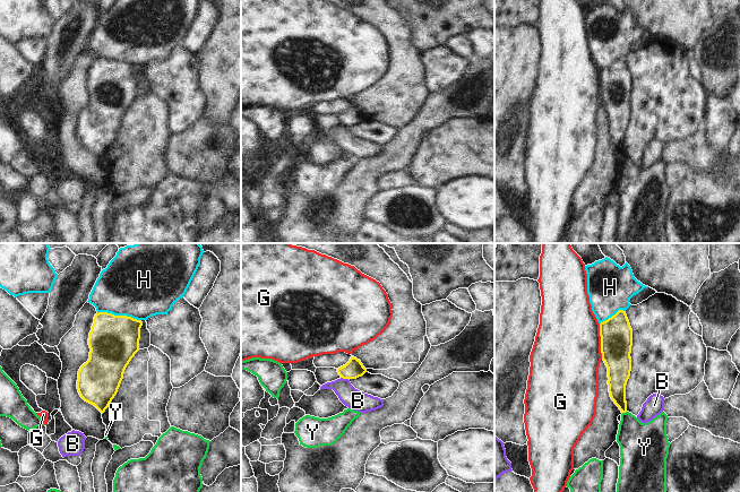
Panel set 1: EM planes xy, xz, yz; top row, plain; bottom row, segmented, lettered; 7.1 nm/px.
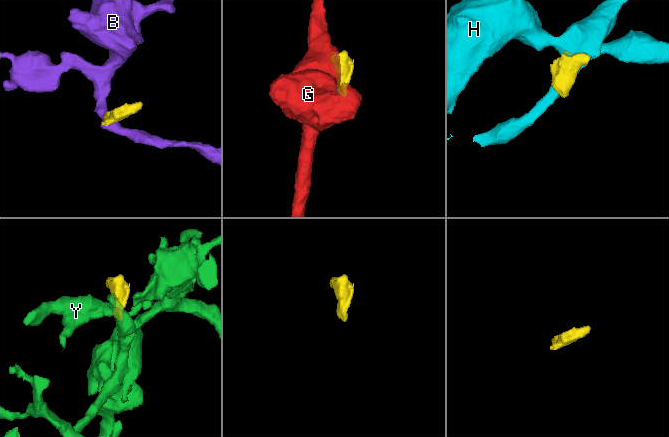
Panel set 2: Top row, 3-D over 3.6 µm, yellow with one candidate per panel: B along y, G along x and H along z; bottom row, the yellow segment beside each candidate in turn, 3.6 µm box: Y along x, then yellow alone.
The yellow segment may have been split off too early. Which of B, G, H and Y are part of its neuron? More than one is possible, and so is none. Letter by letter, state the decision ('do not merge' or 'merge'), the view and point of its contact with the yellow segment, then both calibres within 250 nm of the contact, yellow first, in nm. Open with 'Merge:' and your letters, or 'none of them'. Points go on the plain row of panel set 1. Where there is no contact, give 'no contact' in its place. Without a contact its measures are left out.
Merge: none of them
B: do not merge | xz (345, 124) | 140/140 nm
G: do not merge | yz (601, 88) | 220/480 nm
H: do not merge | xy (119, 62) | 360/460 nm
Y: do not merge | yz (624, 158) | 140/280 nm

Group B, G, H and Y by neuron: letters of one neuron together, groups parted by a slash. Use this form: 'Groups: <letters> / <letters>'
Groups: B / G / H / Y

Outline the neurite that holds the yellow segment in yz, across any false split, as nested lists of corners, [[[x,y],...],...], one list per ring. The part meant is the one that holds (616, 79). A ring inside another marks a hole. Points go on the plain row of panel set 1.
[[[626,58],[600,70],[602,106],[608,114],[608,131],[611,146],[621,159],[627,158],[626,131],[631,118],[633,76]]]

